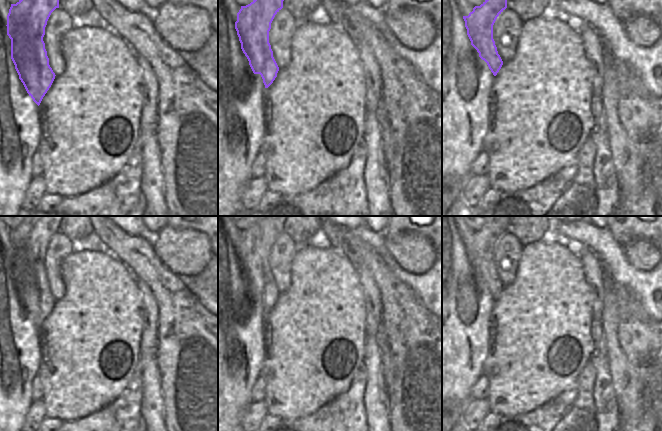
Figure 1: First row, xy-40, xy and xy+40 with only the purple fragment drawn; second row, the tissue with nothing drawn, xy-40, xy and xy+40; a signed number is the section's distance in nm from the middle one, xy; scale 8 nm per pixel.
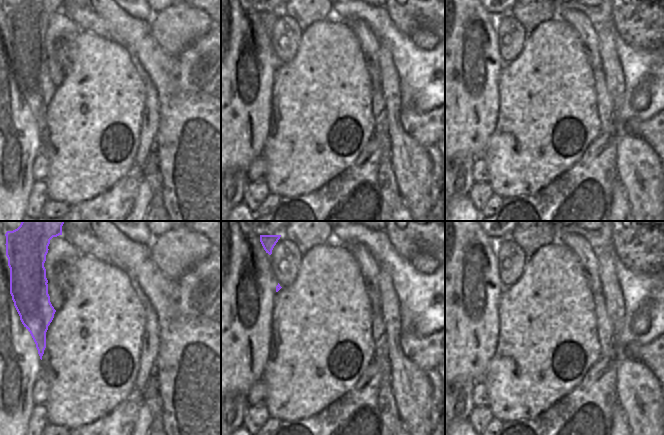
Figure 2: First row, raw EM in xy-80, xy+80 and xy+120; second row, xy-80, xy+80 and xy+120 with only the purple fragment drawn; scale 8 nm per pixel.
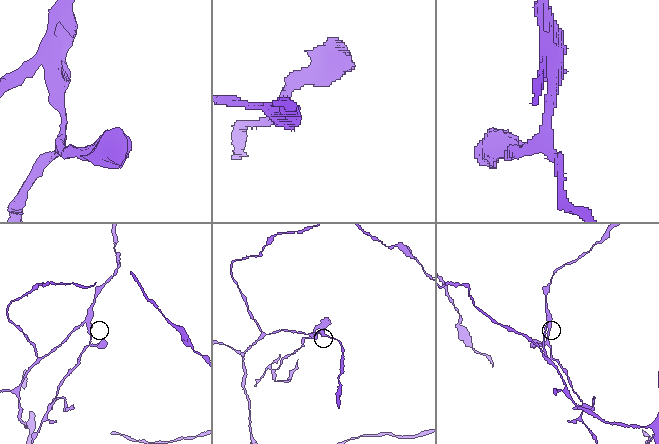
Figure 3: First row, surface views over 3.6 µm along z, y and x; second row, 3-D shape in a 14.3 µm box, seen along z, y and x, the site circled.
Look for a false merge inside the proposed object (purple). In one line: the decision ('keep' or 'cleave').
cleave

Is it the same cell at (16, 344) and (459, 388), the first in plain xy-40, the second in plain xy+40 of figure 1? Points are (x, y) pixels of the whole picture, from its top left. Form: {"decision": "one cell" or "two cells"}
{"decision": "one cell"}

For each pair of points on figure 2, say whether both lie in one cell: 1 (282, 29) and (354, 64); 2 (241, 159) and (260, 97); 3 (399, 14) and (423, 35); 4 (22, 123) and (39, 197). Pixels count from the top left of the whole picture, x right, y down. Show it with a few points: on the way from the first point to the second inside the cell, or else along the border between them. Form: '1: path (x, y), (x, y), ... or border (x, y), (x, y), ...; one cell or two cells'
1: border (302, 31), (296, 53), (291, 59); two cells
2: path (241, 144), (241, 116), (245, 112); one cell
3: border (434, 34), (426, 29), (415, 29), (409, 36); two cells
4: border (34, 181), (26, 203); two cells

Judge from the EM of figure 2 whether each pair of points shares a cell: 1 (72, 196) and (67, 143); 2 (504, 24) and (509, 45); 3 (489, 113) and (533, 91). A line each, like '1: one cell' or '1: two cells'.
1: one cell
2: one cell
3: two cells

